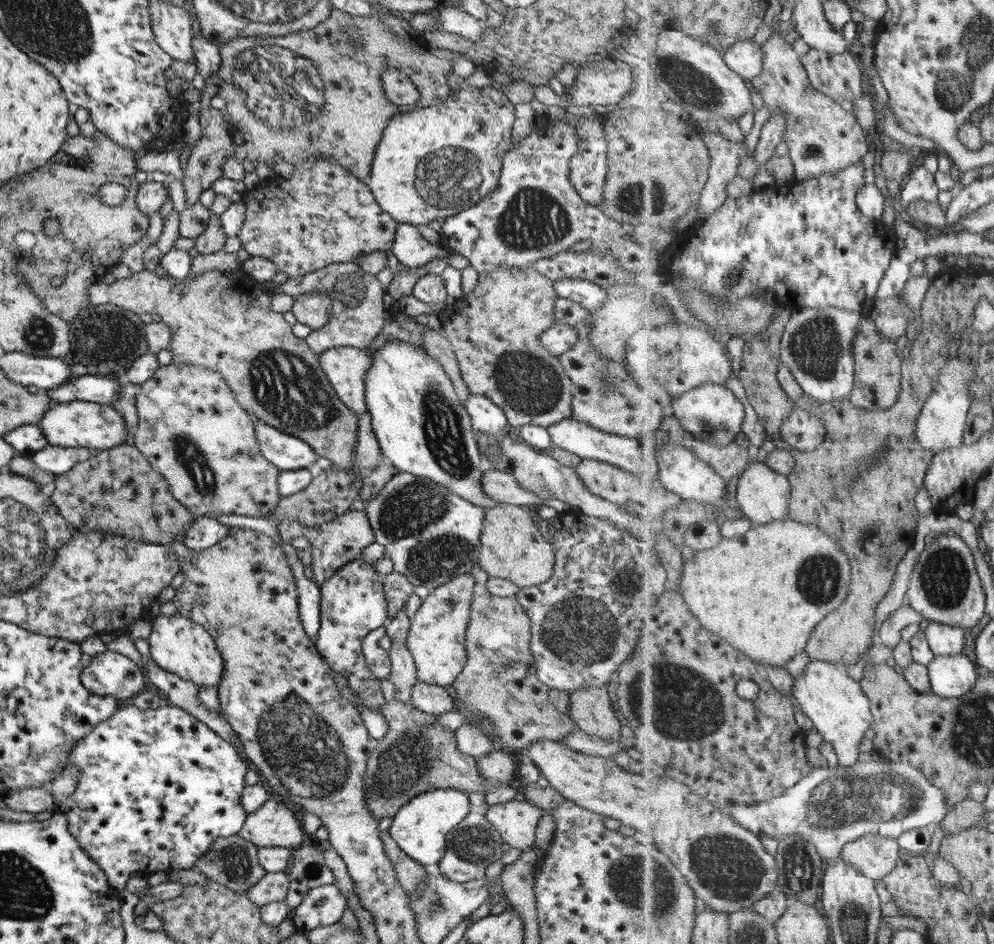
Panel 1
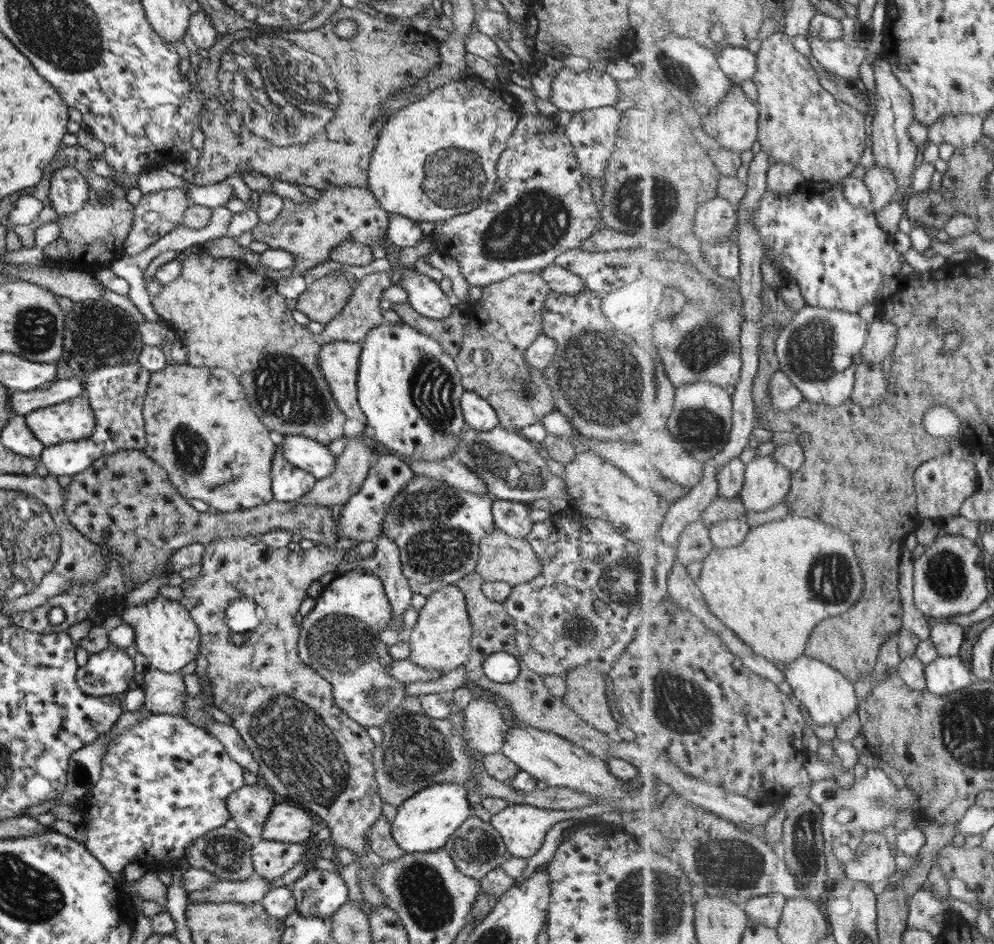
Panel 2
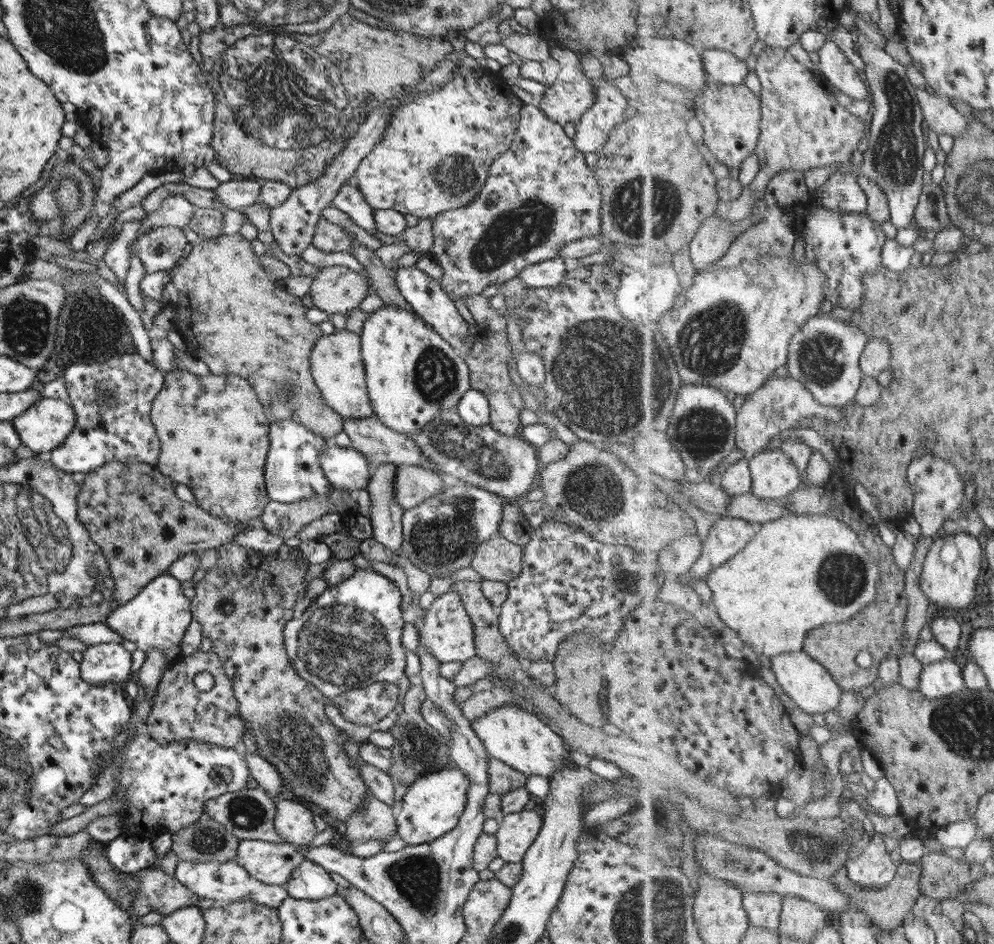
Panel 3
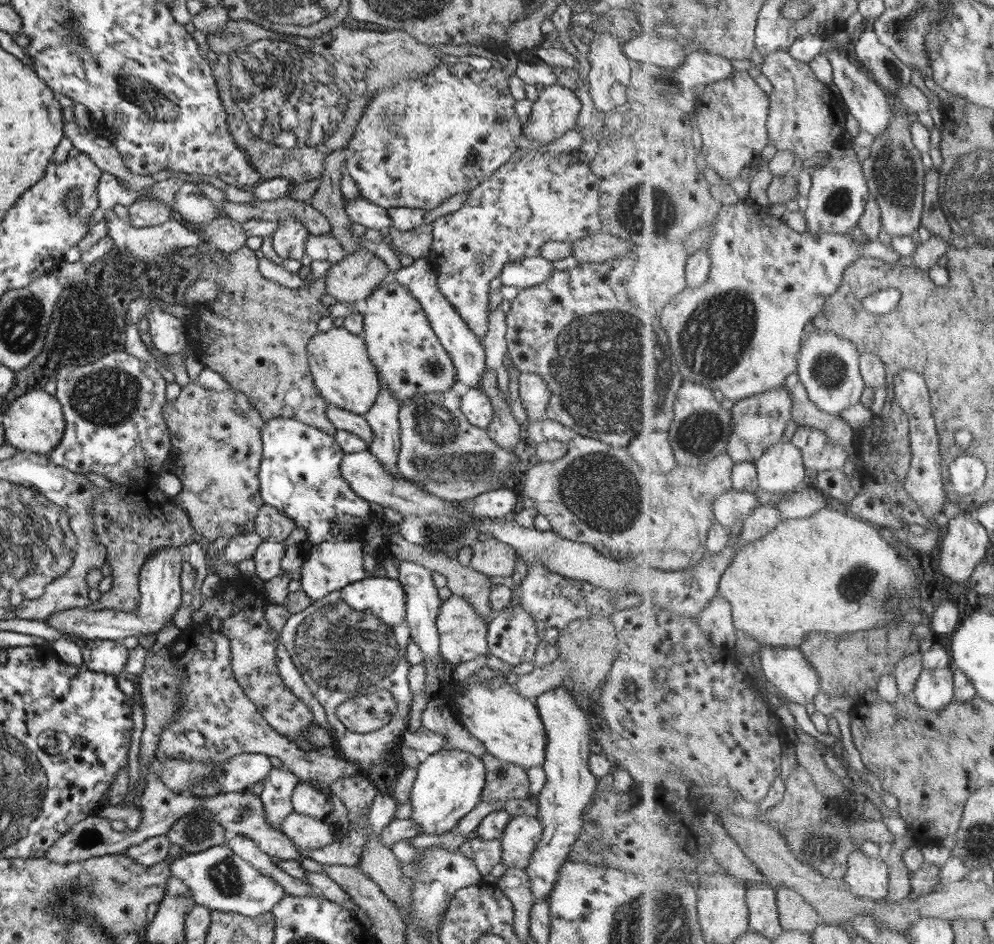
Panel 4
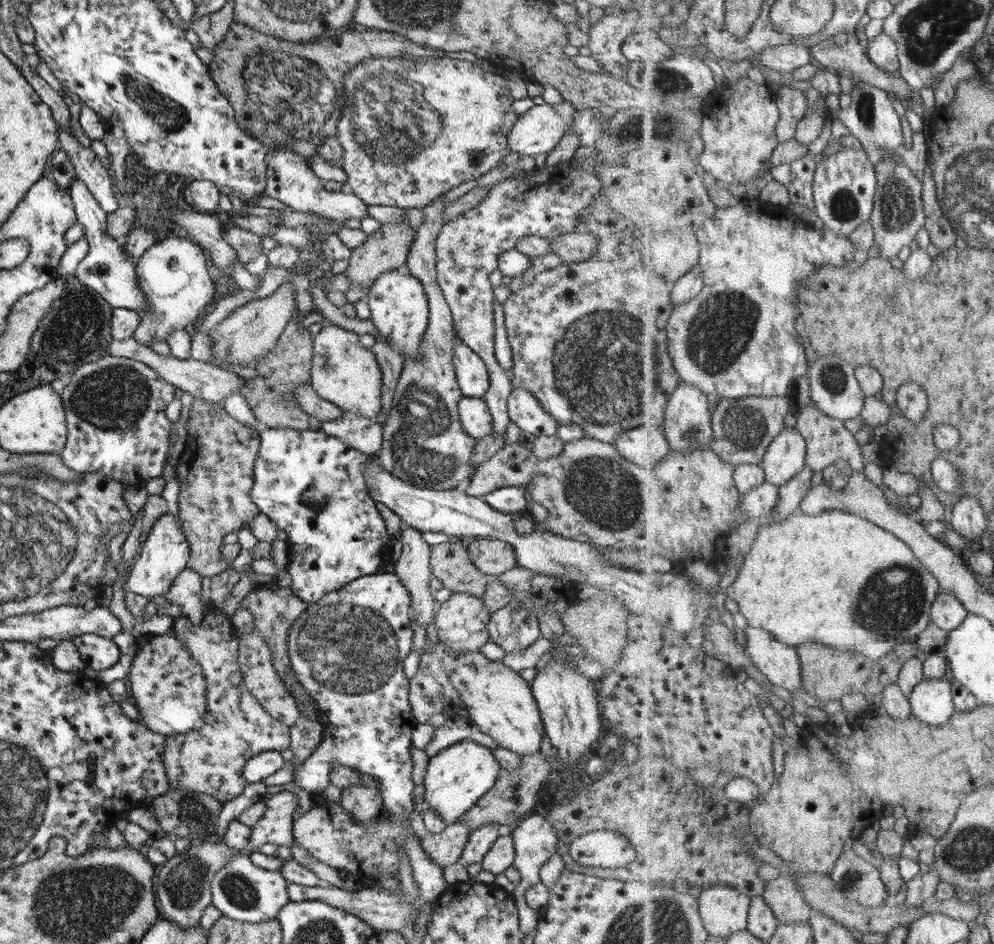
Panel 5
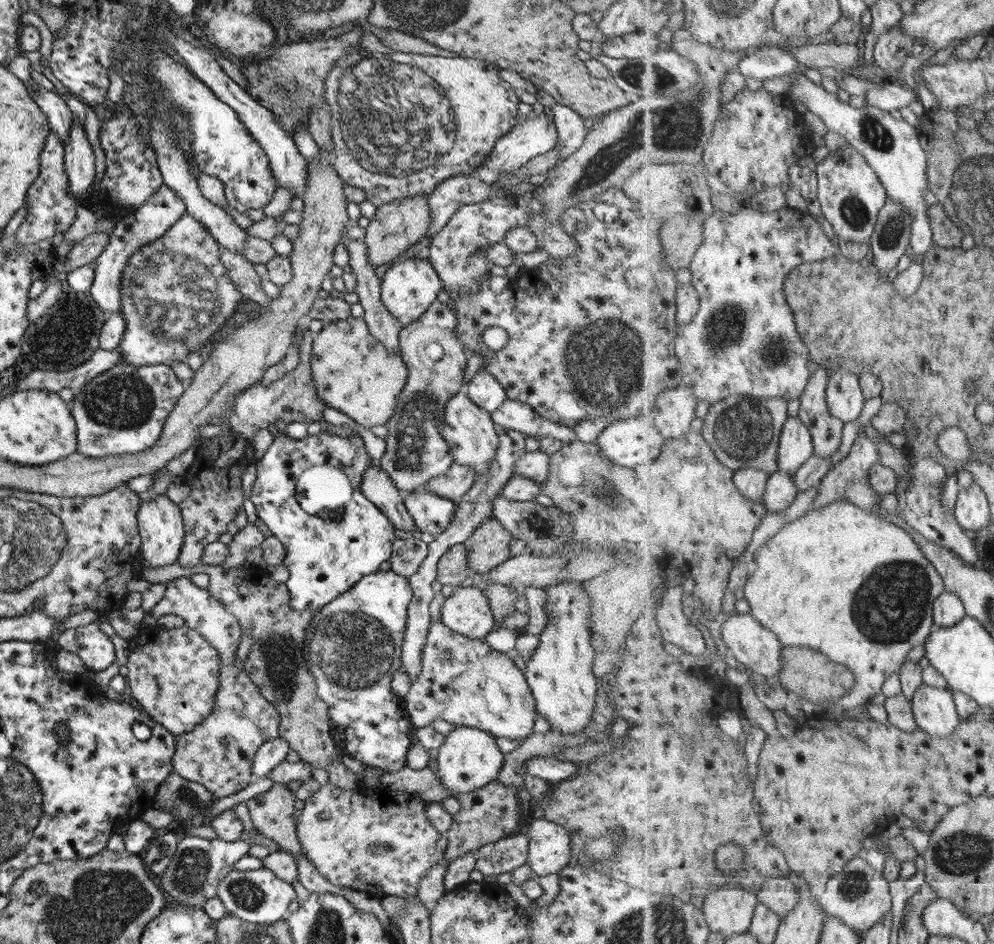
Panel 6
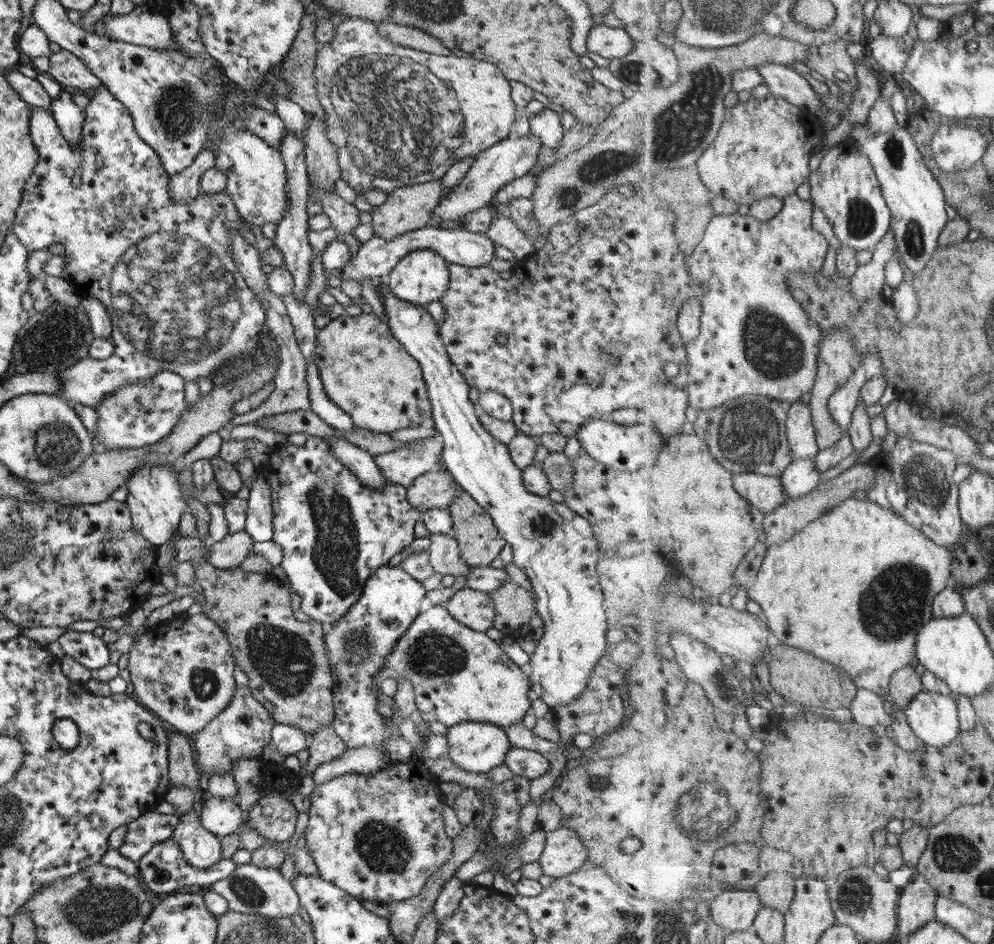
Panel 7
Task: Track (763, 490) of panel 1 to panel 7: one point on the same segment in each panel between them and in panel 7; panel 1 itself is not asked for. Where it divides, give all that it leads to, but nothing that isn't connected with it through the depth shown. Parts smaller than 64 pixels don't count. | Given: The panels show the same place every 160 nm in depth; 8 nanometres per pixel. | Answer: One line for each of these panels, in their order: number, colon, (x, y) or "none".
2: (768, 482)
3: (775, 474)
4: (782, 468)
5: (786, 457)
6: (797, 446)
7: (802, 435)

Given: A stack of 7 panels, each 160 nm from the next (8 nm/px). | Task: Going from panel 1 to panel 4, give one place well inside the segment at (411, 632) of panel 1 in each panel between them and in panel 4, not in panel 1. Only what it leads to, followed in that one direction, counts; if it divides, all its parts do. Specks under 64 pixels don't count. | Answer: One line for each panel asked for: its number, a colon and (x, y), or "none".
2: (439, 640)
3: (445, 631)
4: (461, 633)

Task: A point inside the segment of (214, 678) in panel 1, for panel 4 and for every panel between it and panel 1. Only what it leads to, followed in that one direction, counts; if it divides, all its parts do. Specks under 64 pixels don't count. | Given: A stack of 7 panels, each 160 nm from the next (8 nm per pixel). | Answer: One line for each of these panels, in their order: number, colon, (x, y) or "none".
2: (165, 634)
3: (156, 618)
4: (158, 582)

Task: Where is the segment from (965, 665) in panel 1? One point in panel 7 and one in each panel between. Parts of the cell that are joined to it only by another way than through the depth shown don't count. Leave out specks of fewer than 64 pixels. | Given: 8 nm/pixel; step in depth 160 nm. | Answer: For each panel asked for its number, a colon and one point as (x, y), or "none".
2: (946, 675)
3: (944, 678)
4: (935, 690)
5: (932, 701)
6: (935, 710)
7: (934, 718)

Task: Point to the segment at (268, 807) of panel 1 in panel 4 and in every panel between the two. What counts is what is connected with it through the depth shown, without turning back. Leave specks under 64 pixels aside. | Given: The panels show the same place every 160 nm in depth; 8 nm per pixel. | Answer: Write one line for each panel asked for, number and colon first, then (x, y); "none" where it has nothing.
2: (286, 823)
3: (293, 821)
4: (304, 831)

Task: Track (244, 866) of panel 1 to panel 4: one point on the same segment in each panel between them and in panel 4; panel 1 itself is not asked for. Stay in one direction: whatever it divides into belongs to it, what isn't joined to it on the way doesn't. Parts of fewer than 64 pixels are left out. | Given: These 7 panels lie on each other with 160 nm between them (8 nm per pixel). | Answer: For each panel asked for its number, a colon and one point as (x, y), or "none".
2: (225, 851)
3: (206, 841)
4: (196, 831)

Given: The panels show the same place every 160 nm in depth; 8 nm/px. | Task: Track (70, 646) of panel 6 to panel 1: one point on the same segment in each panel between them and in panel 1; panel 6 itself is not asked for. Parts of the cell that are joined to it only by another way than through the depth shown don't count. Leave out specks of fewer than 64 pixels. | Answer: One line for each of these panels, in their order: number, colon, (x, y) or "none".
1: (109, 674)
2: (107, 672)
3: (100, 664)
4: (102, 656)
5: (99, 653)

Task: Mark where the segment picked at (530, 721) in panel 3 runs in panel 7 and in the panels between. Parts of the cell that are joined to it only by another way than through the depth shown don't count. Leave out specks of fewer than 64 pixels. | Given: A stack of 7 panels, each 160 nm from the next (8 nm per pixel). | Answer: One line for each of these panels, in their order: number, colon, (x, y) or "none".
4: (507, 725)
5: (497, 701)
6: (462, 681)
7: (457, 674)

